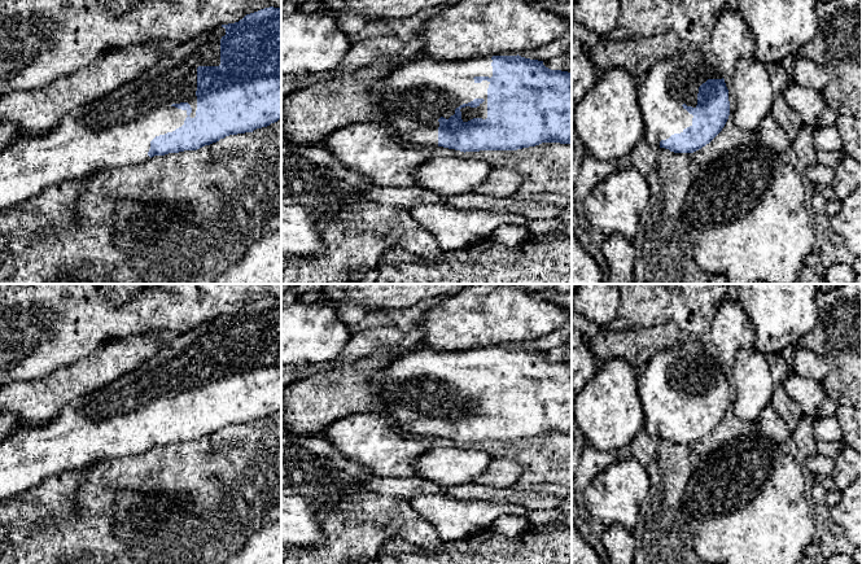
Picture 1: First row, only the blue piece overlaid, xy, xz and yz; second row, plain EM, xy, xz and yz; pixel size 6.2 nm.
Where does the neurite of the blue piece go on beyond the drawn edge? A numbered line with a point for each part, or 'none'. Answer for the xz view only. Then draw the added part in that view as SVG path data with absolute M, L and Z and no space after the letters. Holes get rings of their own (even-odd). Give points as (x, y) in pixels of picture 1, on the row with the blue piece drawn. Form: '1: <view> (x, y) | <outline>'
1: xz (412, 97) | M414 57L379 82L373 83L371 93L375 105L384 113L384 124L403 143L412 145L438 145L438 119L448 119L455 109L461 108L461 119L487 118L487 88L490 82L474 82L474 76L493 76L491 57L468 57L463 61L436 61L430 57Z

